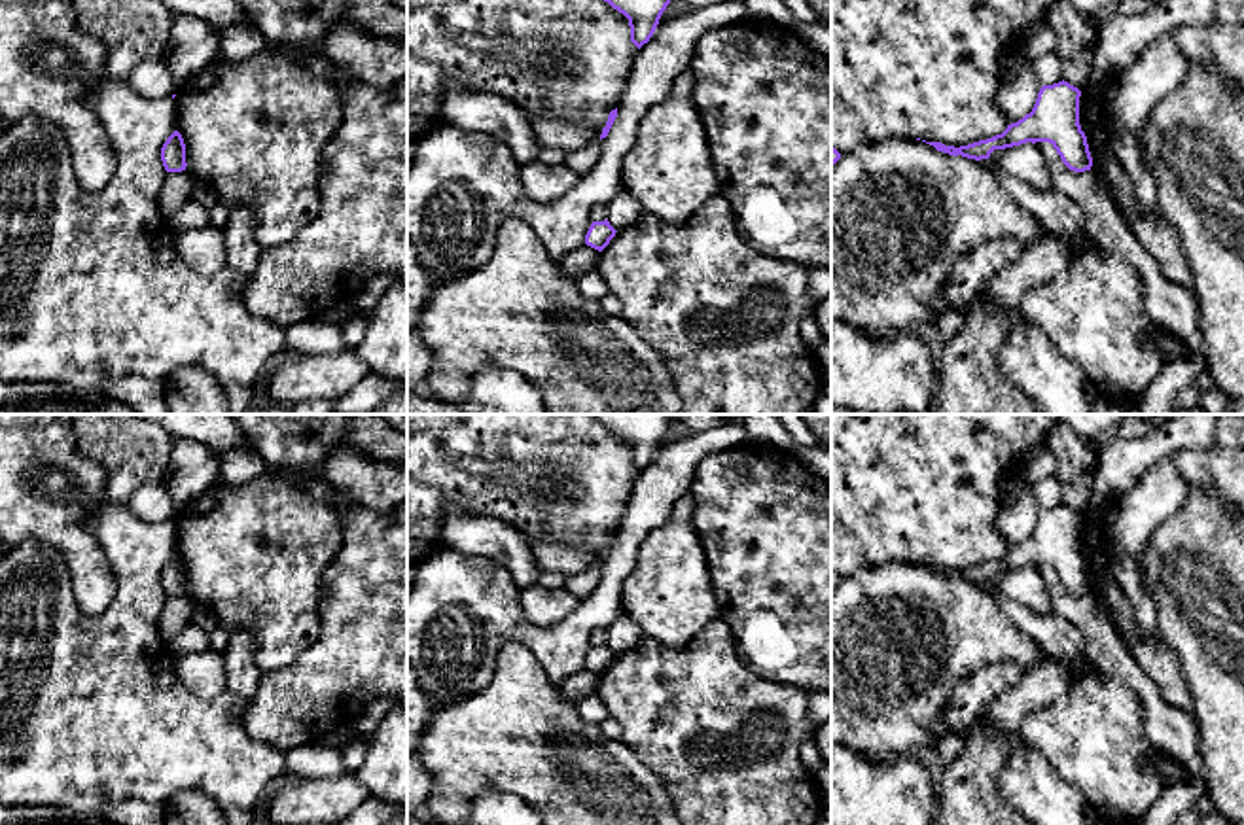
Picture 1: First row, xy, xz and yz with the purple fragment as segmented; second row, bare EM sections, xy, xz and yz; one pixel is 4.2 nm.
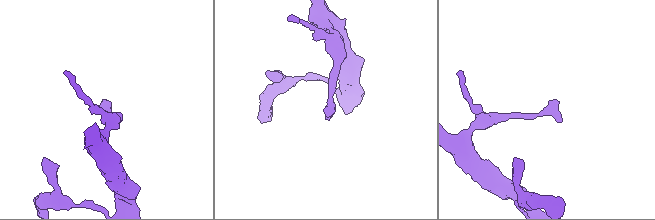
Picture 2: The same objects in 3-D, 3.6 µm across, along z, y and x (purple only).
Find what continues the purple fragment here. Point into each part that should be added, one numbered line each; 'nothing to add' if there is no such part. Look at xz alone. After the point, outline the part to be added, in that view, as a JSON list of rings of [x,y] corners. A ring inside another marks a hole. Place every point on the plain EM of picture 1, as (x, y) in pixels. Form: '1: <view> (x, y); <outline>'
nothing to add

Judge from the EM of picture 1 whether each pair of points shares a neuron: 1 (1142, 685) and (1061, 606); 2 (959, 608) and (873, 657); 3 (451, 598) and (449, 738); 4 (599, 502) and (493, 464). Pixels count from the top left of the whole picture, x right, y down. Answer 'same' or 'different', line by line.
1: same
2: same
3: different
4: same

